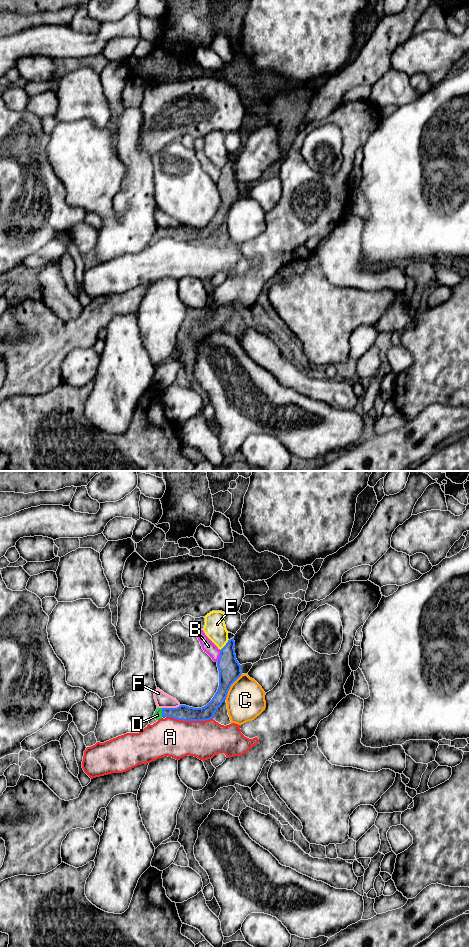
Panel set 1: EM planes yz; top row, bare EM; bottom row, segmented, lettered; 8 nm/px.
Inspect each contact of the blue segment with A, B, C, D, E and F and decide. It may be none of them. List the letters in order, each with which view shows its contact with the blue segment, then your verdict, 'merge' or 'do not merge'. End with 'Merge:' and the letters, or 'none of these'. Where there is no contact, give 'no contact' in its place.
A: yz | do not merge
B: yz | do not merge
C: yz | do not merge
D: yz | merge
E: yz | do not merge
F: yz | do not merge
Merge: D

